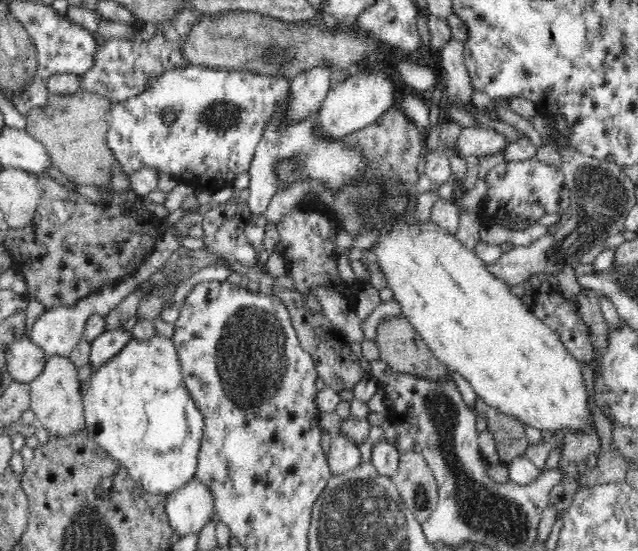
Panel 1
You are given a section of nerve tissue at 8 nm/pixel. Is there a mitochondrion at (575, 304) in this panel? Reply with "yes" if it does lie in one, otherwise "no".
no

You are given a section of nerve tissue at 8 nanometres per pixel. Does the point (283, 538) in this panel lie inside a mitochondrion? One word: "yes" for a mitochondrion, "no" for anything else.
no

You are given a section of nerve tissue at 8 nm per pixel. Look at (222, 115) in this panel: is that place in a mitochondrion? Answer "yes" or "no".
yes

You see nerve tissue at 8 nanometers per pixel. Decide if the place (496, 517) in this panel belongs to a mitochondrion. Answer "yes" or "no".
yes

